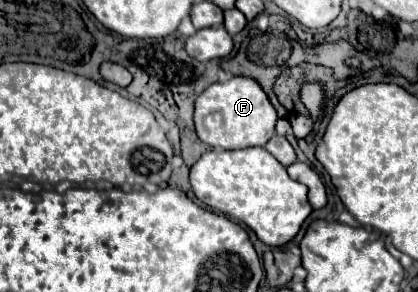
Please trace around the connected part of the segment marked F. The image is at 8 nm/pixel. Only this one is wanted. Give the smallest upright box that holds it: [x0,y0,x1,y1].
[194,77,276,149]

